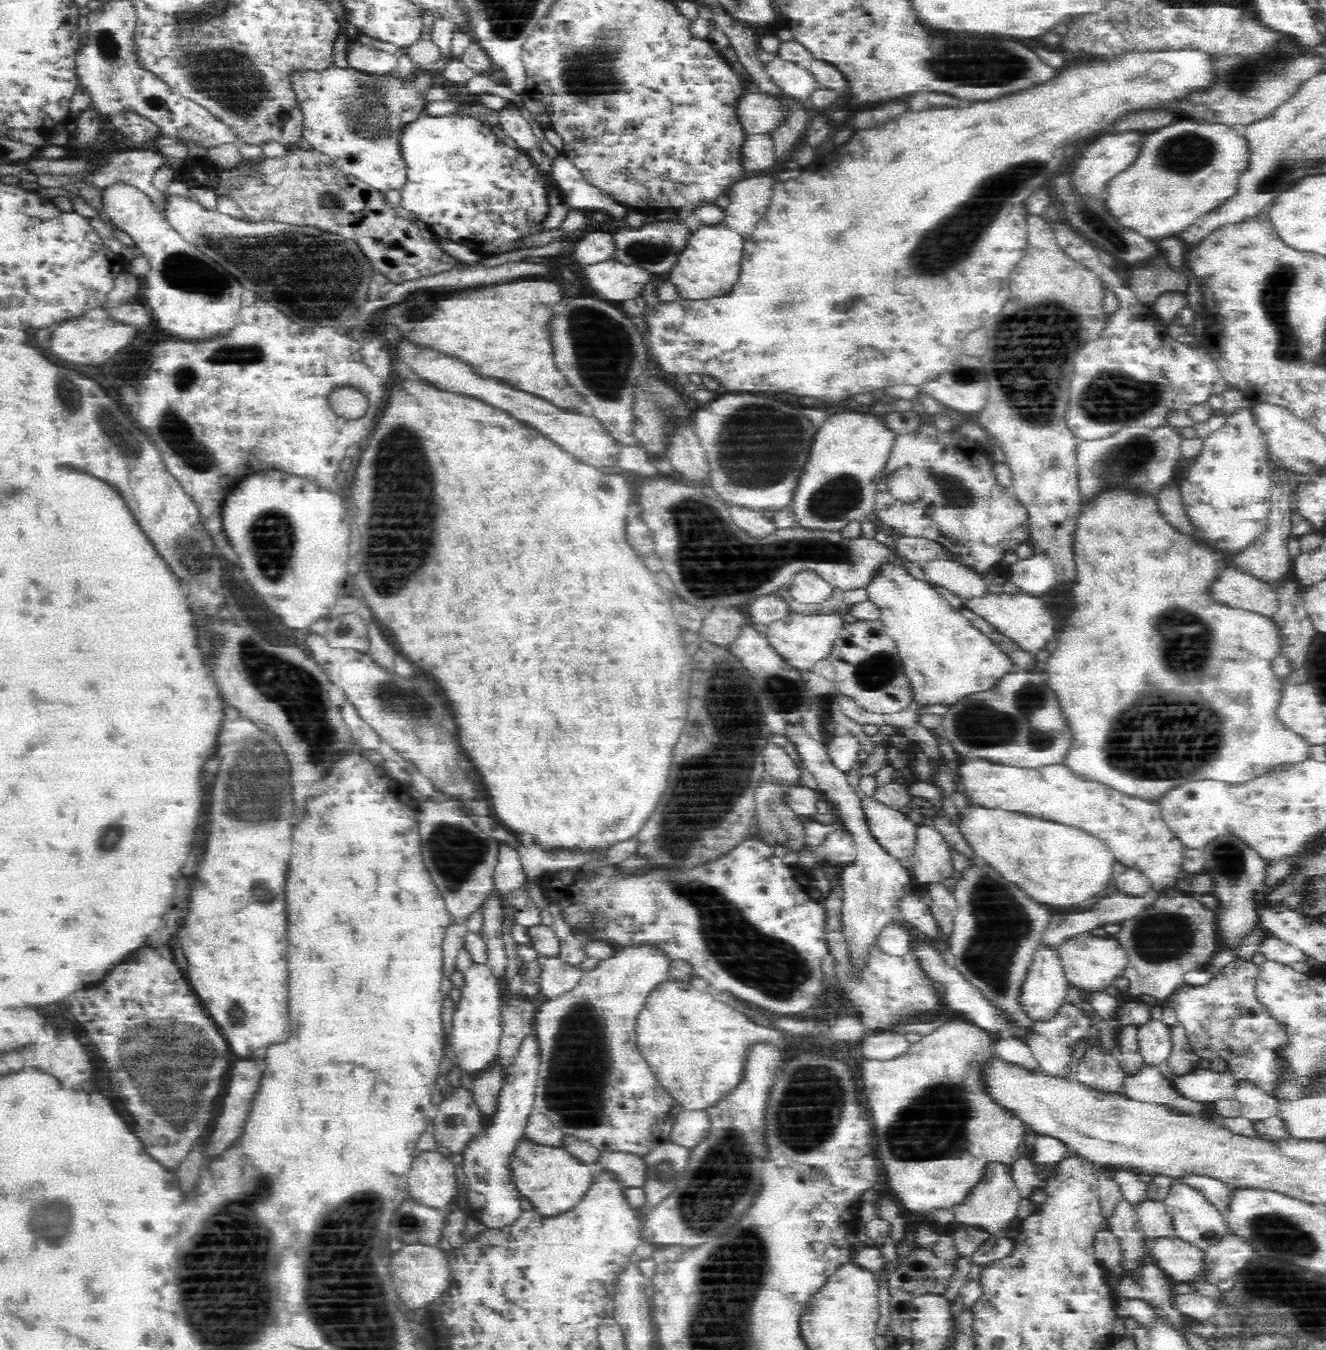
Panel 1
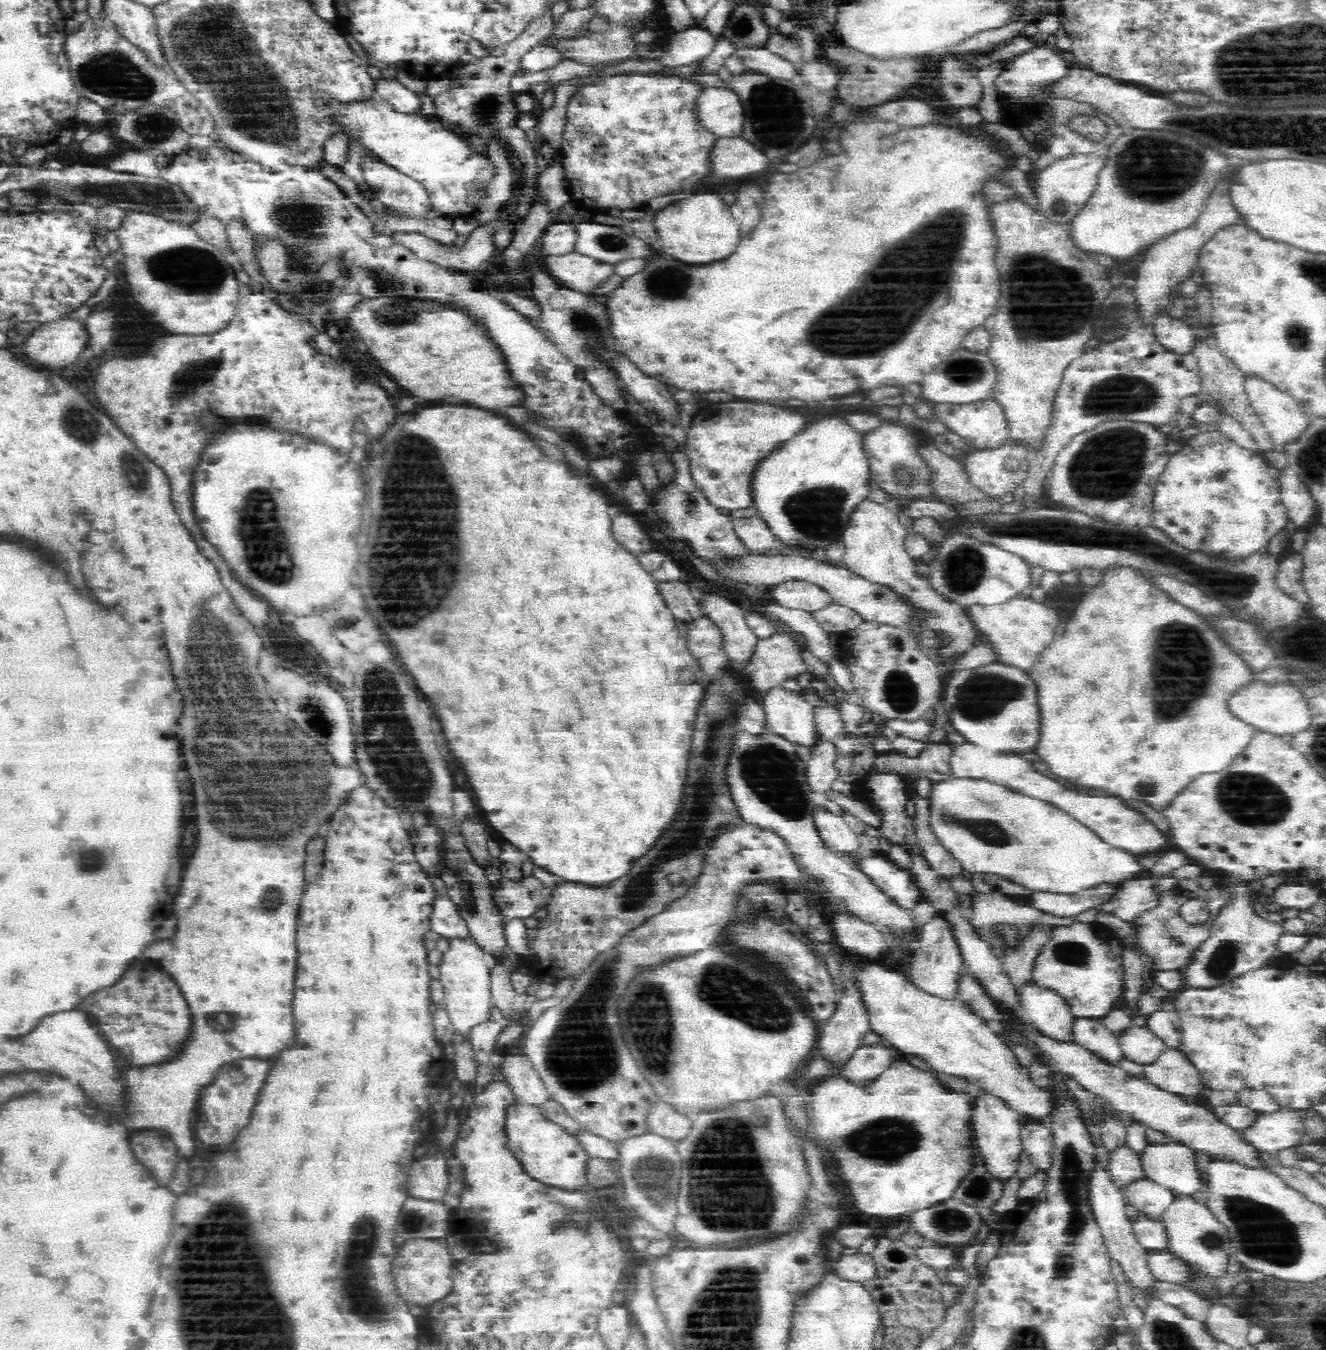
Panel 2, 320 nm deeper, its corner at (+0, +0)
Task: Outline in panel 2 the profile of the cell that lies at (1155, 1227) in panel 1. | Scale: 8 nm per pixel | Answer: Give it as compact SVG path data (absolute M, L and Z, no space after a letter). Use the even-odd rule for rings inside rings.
M1144 1179L1134 1182L1122 1192L1124 1204L1136 1207L1142 1216L1155 1222L1163 1222L1164 1212L1174 1202L1176 1193Z

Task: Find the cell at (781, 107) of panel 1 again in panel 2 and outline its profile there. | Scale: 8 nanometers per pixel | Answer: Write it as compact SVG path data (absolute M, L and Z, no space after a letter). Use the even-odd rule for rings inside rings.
M708 87L699 96L700 119L708 131L720 137L741 137L746 113L742 99L731 88Z

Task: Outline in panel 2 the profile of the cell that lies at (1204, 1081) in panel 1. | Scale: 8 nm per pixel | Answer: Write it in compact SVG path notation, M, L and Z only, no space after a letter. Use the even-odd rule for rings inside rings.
M1167 1048L1156 1062L1145 1065L1144 1077L1161 1090L1182 1098L1202 1095L1206 1088L1200 1070L1176 1048Z

